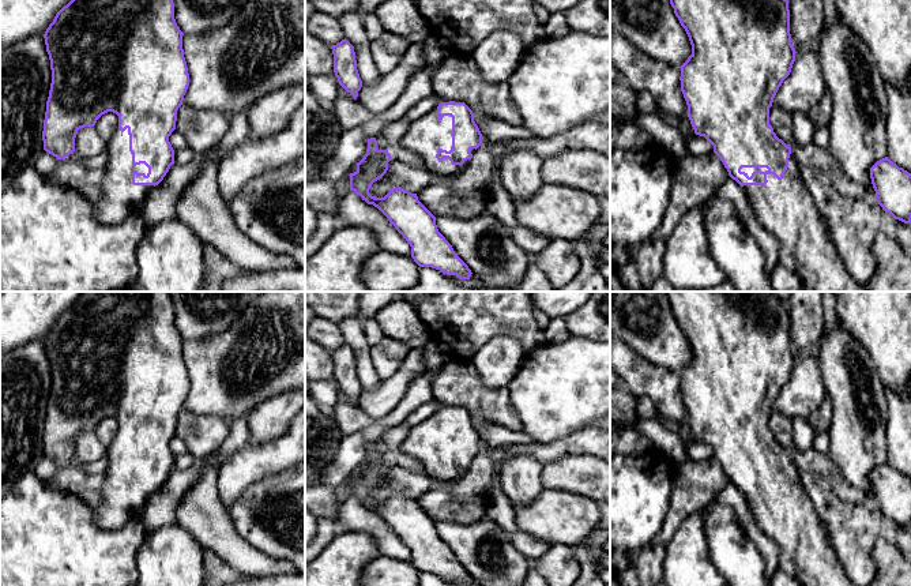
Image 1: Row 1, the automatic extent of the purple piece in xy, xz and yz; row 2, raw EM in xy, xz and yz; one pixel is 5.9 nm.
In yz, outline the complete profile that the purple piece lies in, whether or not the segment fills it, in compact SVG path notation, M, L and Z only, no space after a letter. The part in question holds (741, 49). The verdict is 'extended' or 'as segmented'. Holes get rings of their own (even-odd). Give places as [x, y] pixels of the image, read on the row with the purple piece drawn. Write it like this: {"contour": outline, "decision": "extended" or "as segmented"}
{"contour": "M670 0L685 29L692 55L680 67L681 91L696 135L704 136L720 158L729 176L748 194L760 225L779 243L779 264L795 273L802 292L866 292L848 274L829 238L828 228L802 181L791 147L776 136L769 124L769 108L790 75L795 49L790 34L788 0Z", "decision": "extended"}

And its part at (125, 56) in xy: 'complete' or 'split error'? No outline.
split error

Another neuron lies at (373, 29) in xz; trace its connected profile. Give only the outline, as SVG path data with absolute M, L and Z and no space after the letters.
M366 12L362 15L365 31L370 41L376 40L384 33L383 26L380 25L379 19L373 12Z

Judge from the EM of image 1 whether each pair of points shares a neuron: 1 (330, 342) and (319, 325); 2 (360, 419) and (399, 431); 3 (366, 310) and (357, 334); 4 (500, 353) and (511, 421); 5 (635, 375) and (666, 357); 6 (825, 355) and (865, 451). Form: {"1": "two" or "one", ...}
{"1": "one", "2": "two", "3": "two", "4": "two", "5": "two", "6": "one"}

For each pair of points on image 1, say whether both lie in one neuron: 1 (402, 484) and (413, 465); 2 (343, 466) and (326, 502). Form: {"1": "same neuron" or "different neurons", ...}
{"1": "different neurons", "2": "different neurons"}

